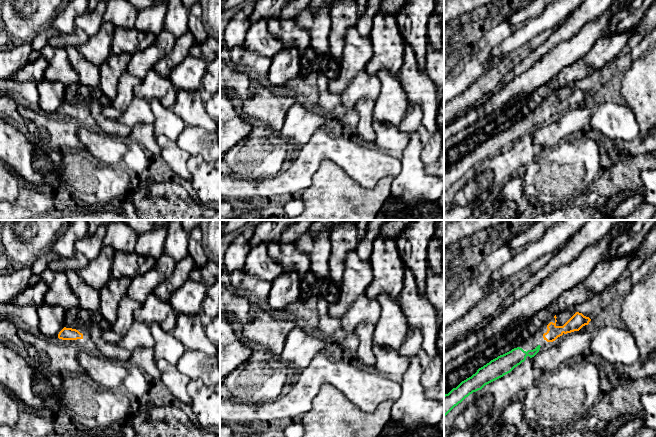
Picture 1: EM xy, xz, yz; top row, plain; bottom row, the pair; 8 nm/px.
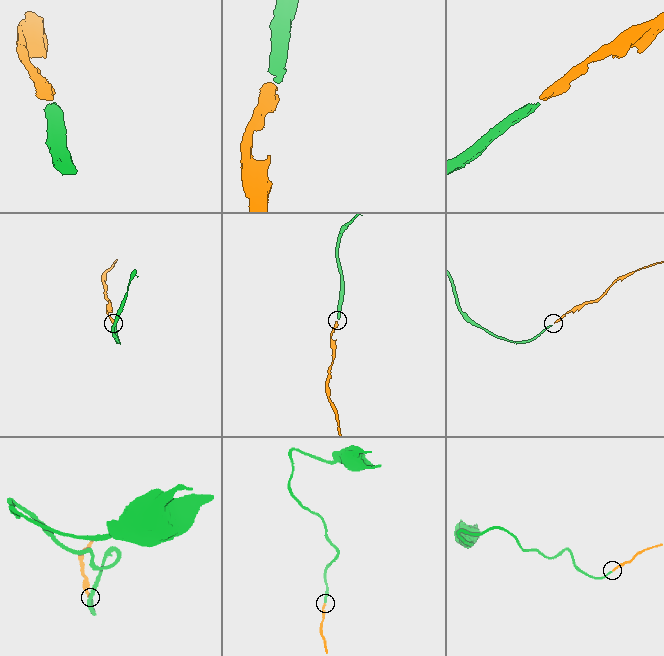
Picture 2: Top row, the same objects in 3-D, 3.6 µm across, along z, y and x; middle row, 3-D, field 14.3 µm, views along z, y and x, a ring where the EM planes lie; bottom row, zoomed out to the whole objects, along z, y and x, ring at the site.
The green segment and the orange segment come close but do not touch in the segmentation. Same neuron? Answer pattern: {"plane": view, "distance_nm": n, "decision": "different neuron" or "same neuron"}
{"plane": "yz", "distance_nm": 60, "decision": "same neuron"}

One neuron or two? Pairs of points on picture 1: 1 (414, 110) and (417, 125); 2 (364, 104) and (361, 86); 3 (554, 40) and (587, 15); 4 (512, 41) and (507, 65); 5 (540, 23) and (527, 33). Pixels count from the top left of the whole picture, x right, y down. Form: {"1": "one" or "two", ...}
{"1": "one", "2": "two", "3": "one", "4": "two", "5": "one"}

